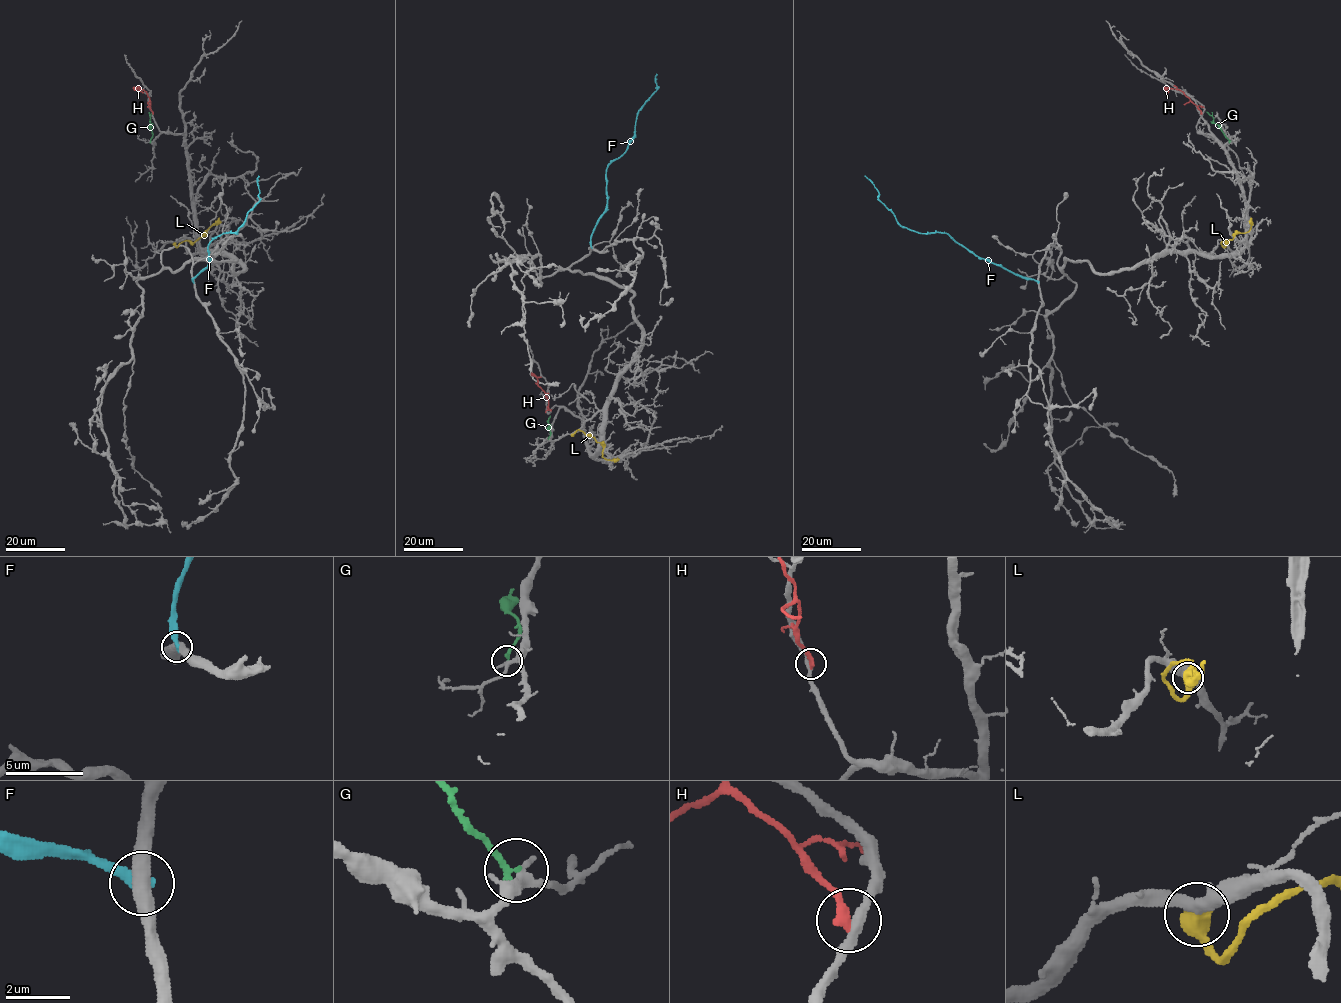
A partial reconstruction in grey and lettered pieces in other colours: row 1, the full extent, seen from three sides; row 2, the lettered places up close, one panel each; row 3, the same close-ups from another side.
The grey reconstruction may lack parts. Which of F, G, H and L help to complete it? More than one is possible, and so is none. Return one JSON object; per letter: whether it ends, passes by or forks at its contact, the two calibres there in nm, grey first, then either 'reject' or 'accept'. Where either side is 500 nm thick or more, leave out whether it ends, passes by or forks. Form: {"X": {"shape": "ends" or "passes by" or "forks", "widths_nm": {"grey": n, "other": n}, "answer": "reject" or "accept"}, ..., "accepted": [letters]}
{"F": {"shape": "ends", "widths_nm": {"grey": 400, "other": 380}, "answer": "reject"}, "G": {"shape": "ends", "widths_nm": {"grey": 240, "other": 240}, "answer": "reject"}, "H": {"shape": "ends", "widths_nm": {"grey": 320, "other": 280}, "answer": "reject"}, "L": {"widths_nm": {"grey": 400, "other": 650}, "answer": "reject"}, "accepted": []}

